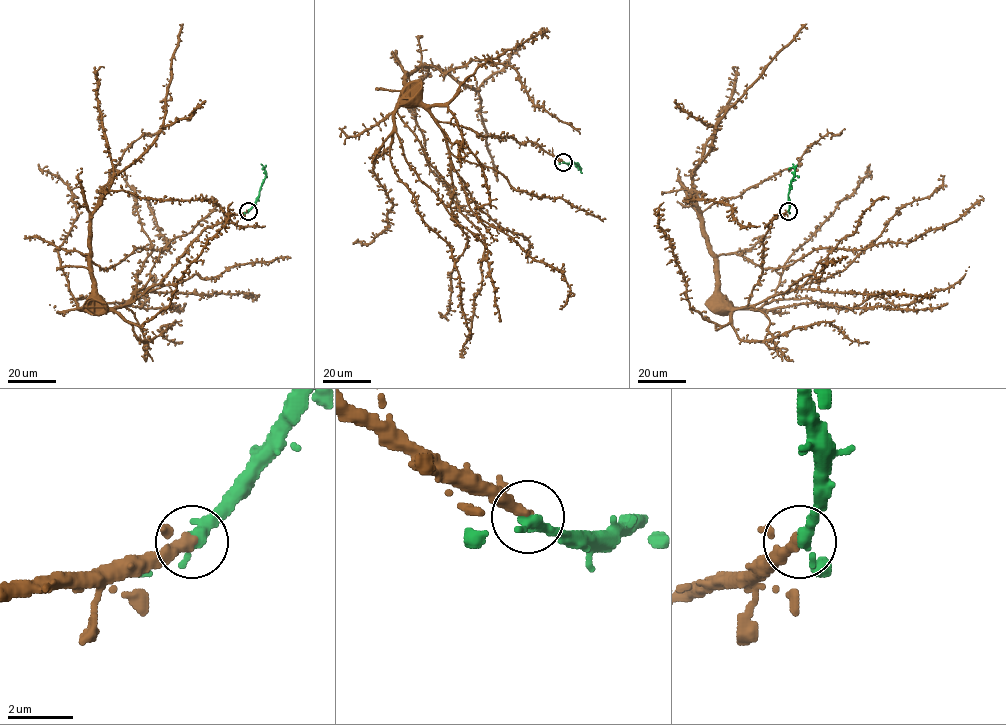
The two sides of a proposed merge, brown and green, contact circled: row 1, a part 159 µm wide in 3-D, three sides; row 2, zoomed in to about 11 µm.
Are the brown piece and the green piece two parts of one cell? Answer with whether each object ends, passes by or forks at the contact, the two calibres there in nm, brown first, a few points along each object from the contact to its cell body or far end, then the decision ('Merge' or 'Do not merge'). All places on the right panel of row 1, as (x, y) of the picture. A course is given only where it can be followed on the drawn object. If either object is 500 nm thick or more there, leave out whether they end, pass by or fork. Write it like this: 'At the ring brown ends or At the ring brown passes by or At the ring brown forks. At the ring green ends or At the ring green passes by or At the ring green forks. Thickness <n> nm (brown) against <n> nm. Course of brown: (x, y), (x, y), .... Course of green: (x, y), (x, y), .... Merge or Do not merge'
At the ring brown passes by. At the ring green ends. Thickness 240 nm (brown) against 480 nm. Course of brown: (788, 211), (767, 225), (749, 303), (730, 307), (718, 256), (779, 268), (816, 249), (908, 243), (979, 195). Course of green: (788, 211), (794, 169), (788, 169). Merge

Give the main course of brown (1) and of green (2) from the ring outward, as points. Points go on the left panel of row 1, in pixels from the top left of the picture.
1: (248, 211), (207, 227), (159, 283), (106, 307), (81, 253), (109, 268), (136, 248), (169, 247), (144, 195)
2: (248, 211), (265, 177), (262, 169)

